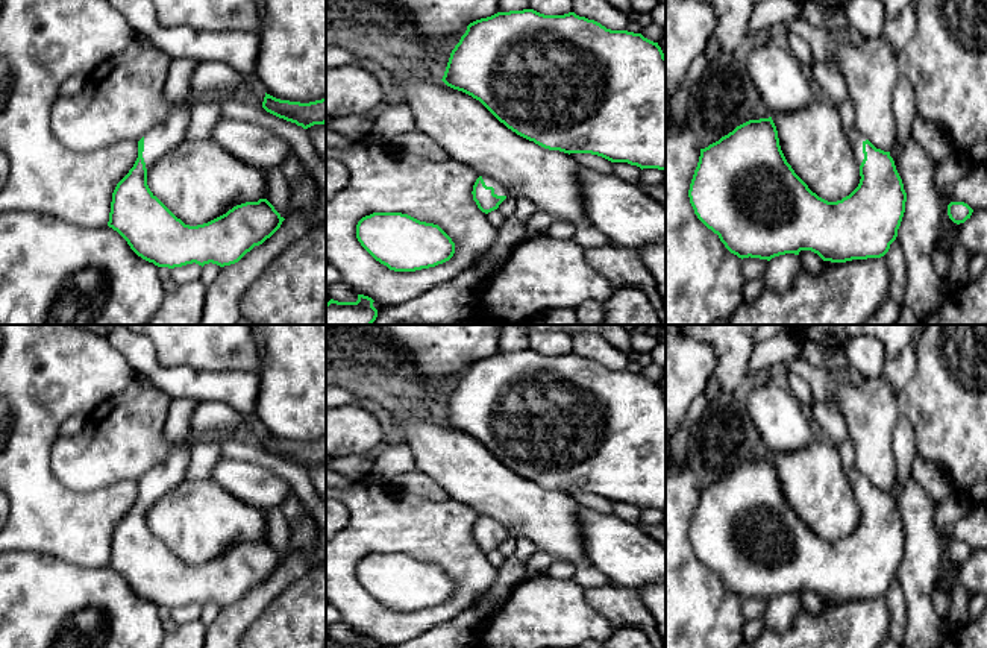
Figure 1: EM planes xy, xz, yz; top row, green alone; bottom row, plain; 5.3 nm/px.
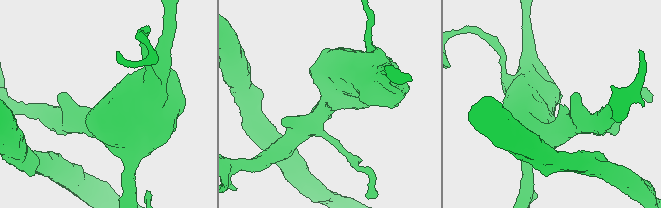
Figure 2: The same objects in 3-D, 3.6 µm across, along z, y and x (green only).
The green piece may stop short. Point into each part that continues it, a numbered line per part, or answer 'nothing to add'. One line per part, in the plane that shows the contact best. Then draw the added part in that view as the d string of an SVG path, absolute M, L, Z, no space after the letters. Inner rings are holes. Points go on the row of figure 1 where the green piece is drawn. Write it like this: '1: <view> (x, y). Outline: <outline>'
1: xz (499, 188). Outline: M482 176L482 179L484 179L487 187L493 187L494 188L494 194L506 196L506 197L509 196L506 188L500 182L497 182L497 181L494 181L494 179L488 178L488 176Z

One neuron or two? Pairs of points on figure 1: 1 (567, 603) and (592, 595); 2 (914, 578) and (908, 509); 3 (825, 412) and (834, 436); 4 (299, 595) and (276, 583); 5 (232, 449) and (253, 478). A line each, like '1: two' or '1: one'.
1: two
2: one
3: one
4: two
5: two

